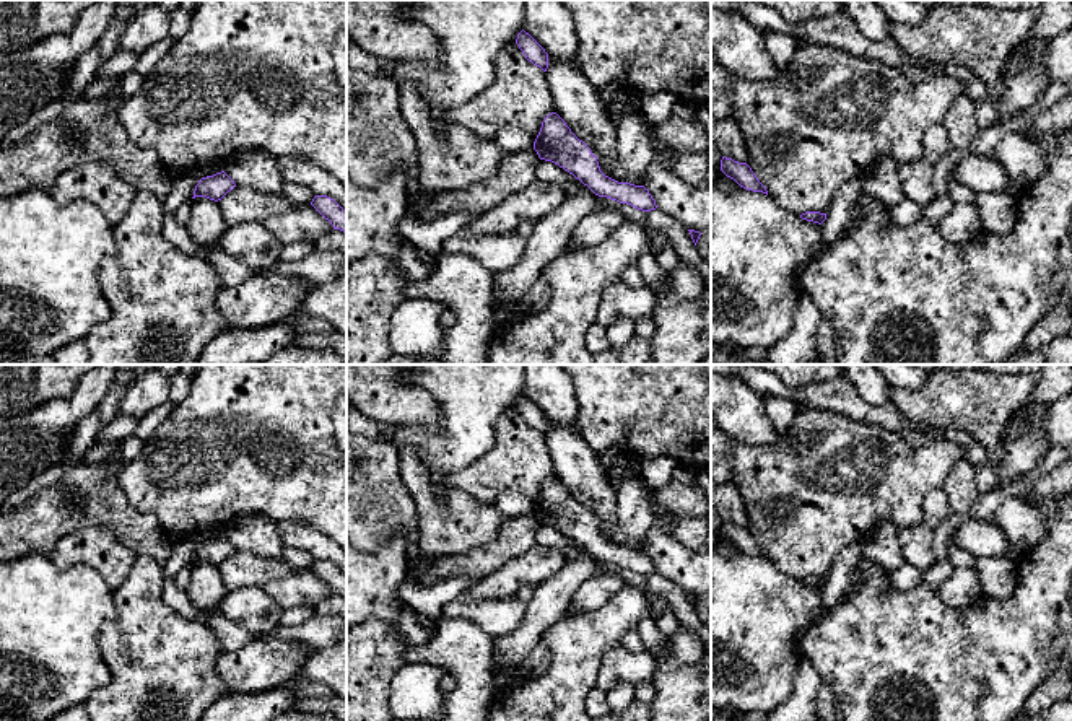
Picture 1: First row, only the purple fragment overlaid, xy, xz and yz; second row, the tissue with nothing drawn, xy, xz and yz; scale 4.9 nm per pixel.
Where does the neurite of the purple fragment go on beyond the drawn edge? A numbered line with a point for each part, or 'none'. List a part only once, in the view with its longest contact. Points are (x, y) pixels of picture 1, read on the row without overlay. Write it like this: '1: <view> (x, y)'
none

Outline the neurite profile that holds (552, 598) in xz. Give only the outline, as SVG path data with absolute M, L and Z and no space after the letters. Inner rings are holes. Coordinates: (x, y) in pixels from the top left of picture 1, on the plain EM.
M584 550L551 578L538 583L517 628L493 638L493 664L501 669L519 666L542 641L543 631L568 615L574 592L594 575L595 558Z

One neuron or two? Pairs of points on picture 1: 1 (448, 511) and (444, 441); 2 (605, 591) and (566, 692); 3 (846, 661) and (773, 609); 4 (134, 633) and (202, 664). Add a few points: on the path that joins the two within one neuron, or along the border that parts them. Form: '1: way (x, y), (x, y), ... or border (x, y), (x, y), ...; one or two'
1: border (420, 461), (428, 471), (433, 487), (444, 490); two
2: border (627, 585), (599, 607), (583, 612); two
3: border (812, 624), (802, 633); two
4: way (150, 650), (165, 664), (186, 664); one

